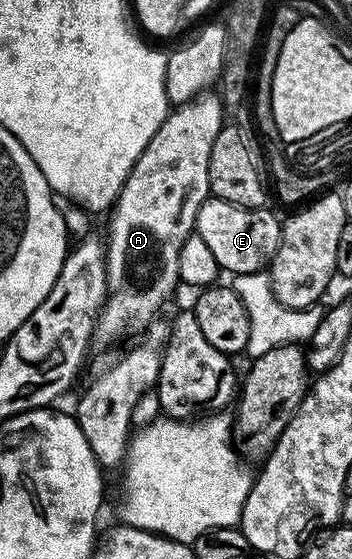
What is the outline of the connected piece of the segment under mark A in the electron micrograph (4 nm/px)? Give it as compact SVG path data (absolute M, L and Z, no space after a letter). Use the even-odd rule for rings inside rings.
M200 93L169 110L162 121L158 133L146 145L146 149L132 166L132 171L120 190L120 196L110 208L112 220L108 223L106 236L105 275L108 292L104 307L96 319L95 338L104 343L116 343L127 331L135 327L147 328L157 318L160 306L172 295L172 290L180 283L178 273L178 253L188 235L196 230L198 209L210 198L210 149L220 128L225 126L226 112L220 96L216 93Z

